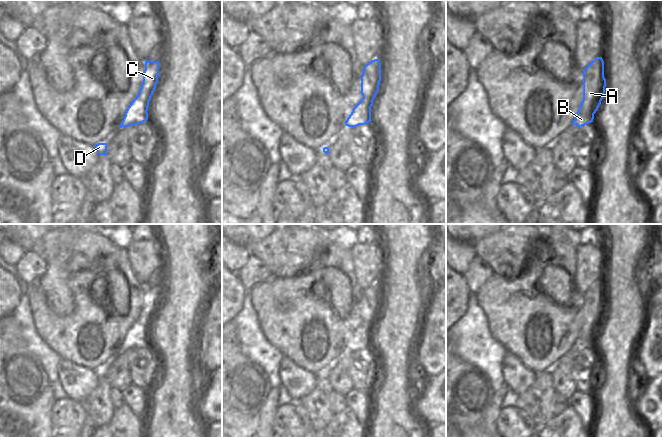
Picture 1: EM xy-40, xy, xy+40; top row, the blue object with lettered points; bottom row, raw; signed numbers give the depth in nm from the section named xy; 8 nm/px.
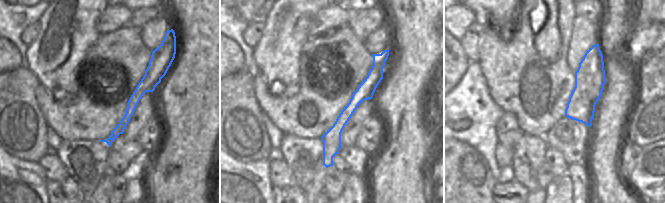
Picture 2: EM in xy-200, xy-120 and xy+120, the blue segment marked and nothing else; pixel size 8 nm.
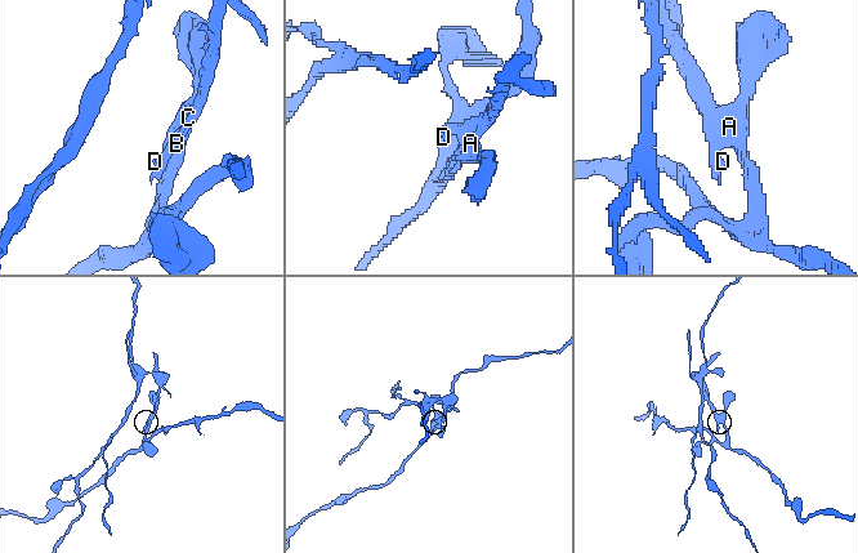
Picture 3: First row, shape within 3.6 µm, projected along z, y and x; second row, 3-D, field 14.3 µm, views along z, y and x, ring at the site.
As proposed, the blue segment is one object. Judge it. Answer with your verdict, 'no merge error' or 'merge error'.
merge error

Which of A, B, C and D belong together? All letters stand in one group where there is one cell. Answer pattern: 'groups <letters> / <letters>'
groups A B C / D

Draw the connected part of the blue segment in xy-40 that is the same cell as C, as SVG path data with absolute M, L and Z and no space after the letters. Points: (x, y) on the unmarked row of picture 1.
M146 283L141 313L143 314L143 322L147 326L150 326L153 316L156 313L158 301L159 301L159 285L148 285Z

